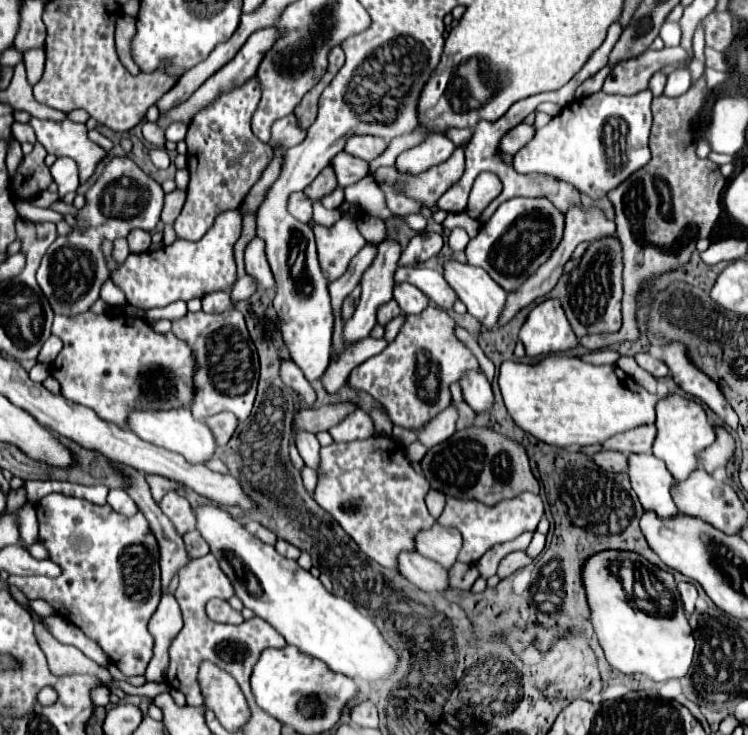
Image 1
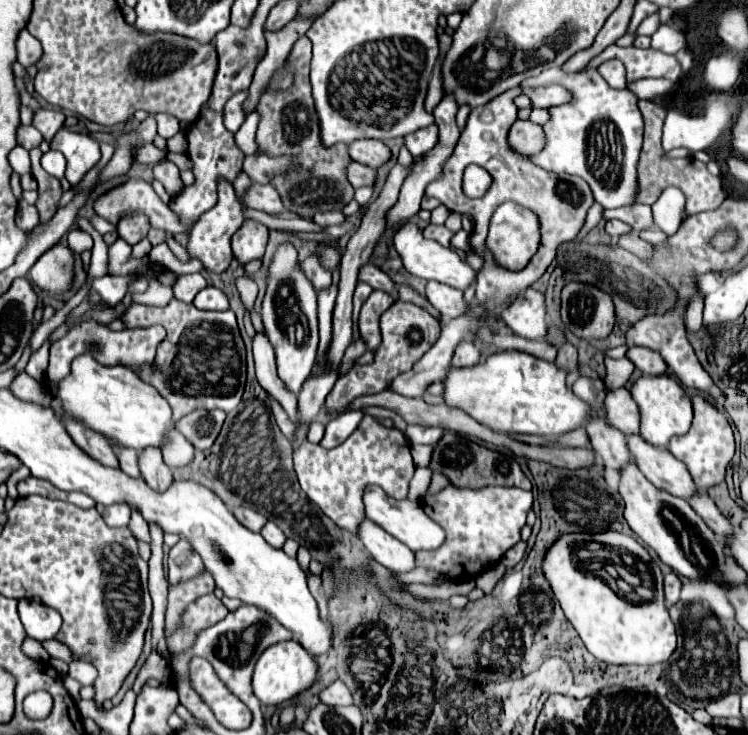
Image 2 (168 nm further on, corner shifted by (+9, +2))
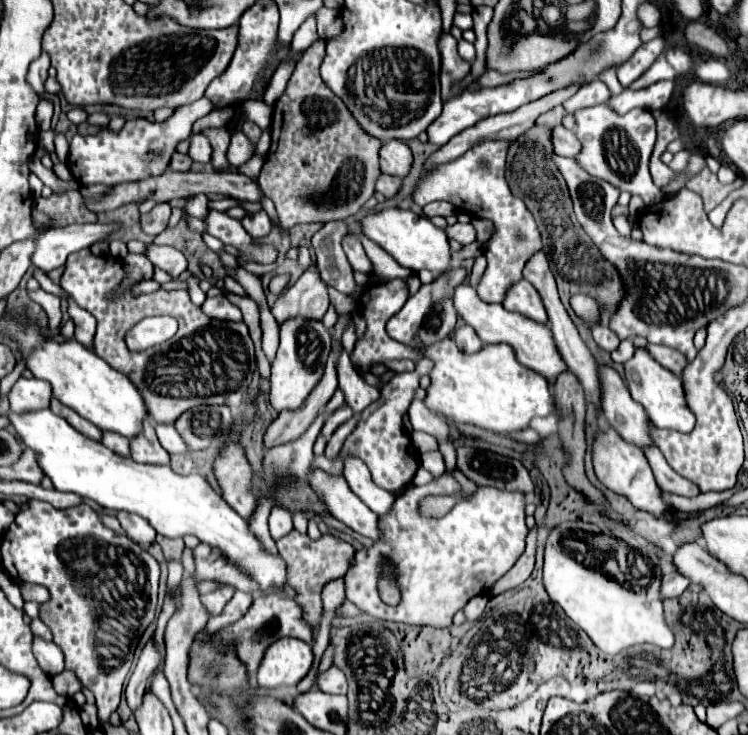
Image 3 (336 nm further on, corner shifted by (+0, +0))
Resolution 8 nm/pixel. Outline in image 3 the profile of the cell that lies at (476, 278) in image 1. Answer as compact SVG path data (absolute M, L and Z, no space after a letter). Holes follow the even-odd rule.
M384 208L378 214L370 214L362 220L362 232L366 238L382 246L396 262L412 272L430 270L434 276L446 274L452 268L452 248L444 230L436 228L428 218L402 208Z

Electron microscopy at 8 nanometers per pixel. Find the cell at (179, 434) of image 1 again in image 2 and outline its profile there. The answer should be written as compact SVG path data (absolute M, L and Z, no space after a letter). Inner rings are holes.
M87 354L77 356L71 362L71 372L57 386L55 398L61 400L61 408L67 414L83 422L87 428L121 446L135 448L137 452L147 446L161 448L167 430L173 428L171 408L153 386L145 384L125 366L105 366Z

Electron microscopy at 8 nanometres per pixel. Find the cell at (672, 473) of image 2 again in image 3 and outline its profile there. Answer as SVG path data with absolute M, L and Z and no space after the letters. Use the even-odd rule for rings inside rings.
M600 368L602 410L606 422L622 436L622 440L646 450L654 446L650 438L650 418L642 404L634 402L626 384L612 368Z

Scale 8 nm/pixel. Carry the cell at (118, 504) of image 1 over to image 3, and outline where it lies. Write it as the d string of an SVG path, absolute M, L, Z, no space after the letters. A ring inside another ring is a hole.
M116 512L116 518L120 520L122 528L126 530L126 534L128 534L134 542L142 544L144 548L148 548L148 546L154 542L154 538L156 538L156 530L152 530L150 524L148 524L144 518L140 518L138 514Z

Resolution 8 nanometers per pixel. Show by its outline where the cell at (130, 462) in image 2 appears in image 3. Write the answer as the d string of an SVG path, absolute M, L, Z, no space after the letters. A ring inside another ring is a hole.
M104 432L104 438L102 438L102 444L106 448L110 448L112 452L124 456L124 458L130 458L130 440L120 436L120 434L114 434L114 432Z

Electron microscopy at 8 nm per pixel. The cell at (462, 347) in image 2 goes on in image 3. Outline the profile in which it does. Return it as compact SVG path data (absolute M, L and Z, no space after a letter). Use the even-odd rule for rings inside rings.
M460 326L454 332L454 342L456 346L466 352L466 354L476 354L478 350L482 350L482 340L478 338L478 334L470 328L470 326Z

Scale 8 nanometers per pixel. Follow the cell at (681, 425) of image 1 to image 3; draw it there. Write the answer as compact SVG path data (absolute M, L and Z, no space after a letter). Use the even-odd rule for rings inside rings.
M640 348L634 352L634 356L624 364L626 370L626 384L636 402L640 402L648 418L656 428L666 428L666 430L676 430L676 432L690 432L696 424L692 410L686 406L686 396L684 396L684 386L678 376L674 376L670 370L662 368L648 352L646 348Z

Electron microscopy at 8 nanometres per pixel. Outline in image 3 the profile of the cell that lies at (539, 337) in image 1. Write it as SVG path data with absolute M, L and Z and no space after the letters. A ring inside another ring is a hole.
M520 280L518 284L514 284L508 294L506 294L506 300L502 304L506 310L510 312L518 312L534 322L540 322L540 324L548 324L548 316L546 316L546 308L542 304L542 298L540 294L536 292L536 288L526 282L526 280Z

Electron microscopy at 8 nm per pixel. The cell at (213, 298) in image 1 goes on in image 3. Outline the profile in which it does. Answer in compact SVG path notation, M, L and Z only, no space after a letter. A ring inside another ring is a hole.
M208 296L202 304L202 310L218 320L242 320L242 312L238 306L234 306L226 296Z

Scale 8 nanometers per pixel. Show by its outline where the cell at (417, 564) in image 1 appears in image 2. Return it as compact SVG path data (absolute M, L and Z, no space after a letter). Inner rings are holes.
M363 520L357 528L357 538L363 542L367 552L387 570L409 572L415 568L415 554L405 544L387 534L379 524Z

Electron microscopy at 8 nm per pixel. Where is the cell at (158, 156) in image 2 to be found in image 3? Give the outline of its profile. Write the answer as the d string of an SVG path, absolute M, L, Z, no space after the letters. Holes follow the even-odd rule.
M172 154L172 162L170 162L170 168L176 170L176 172L186 172L190 168L192 160L188 158L188 154Z

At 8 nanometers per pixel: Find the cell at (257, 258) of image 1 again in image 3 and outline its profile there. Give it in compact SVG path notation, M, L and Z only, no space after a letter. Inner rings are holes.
M258 212L258 214L248 214L242 220L244 230L254 238L254 240L262 240L272 232L272 222L268 218L266 212Z

